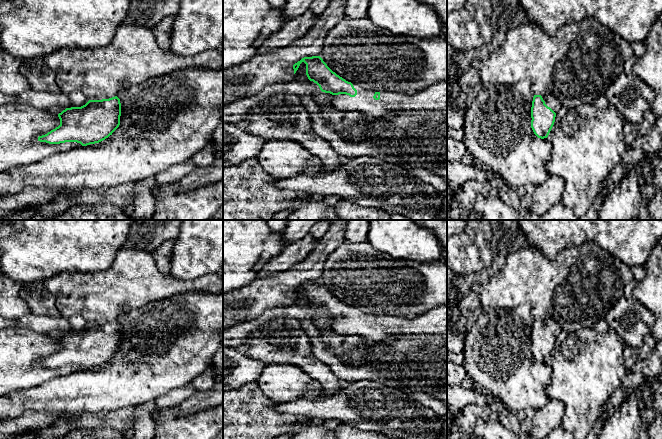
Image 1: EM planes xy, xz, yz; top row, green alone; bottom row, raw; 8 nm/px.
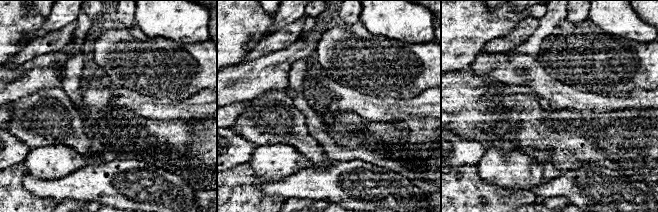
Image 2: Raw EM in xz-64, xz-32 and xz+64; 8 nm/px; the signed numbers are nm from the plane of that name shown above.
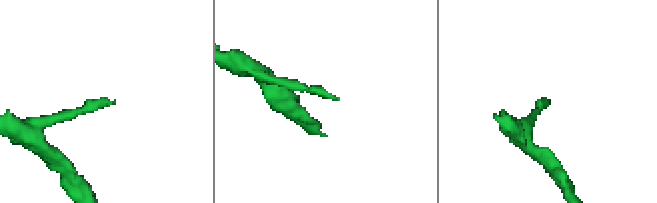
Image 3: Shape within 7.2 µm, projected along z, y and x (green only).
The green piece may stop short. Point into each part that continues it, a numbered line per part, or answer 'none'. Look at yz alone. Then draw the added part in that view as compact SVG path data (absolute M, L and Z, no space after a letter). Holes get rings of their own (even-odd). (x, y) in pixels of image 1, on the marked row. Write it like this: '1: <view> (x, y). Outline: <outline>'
1: yz (552, 102). Outline: M547 91L546 93L541 95L543 100L545 101L545 104L550 107L556 114L559 111L559 109L562 106L562 103L555 98L550 91Z

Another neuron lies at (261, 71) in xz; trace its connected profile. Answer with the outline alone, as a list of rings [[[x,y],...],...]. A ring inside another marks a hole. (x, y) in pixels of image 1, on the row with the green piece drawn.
[[[330,0],[330,5],[312,29],[292,45],[264,55],[255,55],[249,61],[223,70],[223,102],[236,99],[238,91],[229,84],[232,78],[247,78],[246,96],[253,96],[275,82],[295,79],[293,65],[304,57],[320,56],[329,30],[346,17],[347,0]]]

